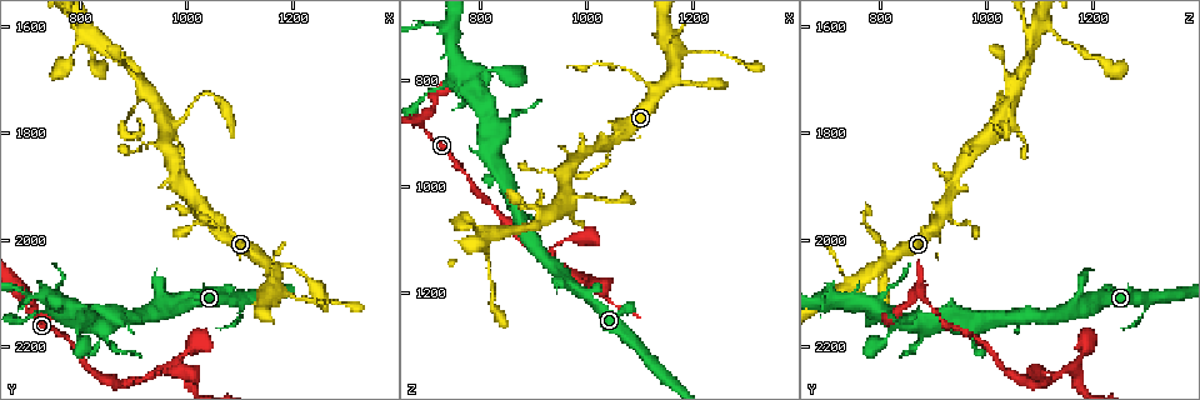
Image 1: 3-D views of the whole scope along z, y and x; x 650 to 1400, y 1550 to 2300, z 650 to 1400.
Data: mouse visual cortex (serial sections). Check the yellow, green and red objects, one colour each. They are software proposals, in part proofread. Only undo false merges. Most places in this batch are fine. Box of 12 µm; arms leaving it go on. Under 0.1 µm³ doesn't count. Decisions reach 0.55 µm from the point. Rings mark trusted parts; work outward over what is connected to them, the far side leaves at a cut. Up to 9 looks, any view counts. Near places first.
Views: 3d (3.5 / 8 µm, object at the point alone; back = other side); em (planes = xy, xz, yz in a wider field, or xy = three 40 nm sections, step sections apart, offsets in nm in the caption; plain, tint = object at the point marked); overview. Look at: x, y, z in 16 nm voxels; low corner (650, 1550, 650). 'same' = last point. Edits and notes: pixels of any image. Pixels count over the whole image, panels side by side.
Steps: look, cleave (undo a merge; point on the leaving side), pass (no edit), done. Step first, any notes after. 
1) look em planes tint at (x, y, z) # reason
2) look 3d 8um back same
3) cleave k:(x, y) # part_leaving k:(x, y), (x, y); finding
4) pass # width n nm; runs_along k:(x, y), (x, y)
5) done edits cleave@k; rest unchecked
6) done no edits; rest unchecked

look 3d 3.5um at (825, 2150, 910) # sudden change in width

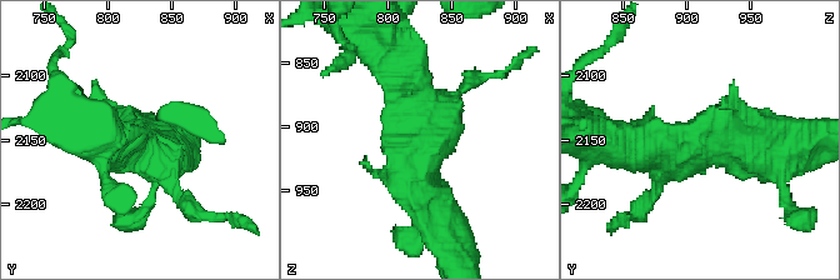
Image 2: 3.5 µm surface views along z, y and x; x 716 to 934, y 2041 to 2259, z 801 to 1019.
look em xy step 3 tint at (826, 2150, 908)

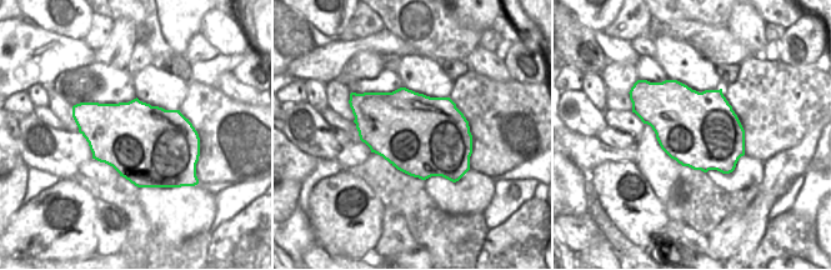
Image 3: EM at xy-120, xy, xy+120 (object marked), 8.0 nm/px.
pass # runs_along 2:(435, 211), (389, 61); one cell here

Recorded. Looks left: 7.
look 3d 3.5um at (785, 2125, 790) # sudden change in width

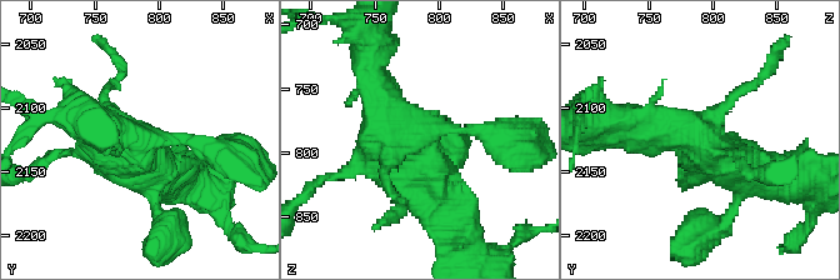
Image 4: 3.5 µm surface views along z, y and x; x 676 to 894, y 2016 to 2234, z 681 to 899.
look em planes tint at (782, 2126, 786)

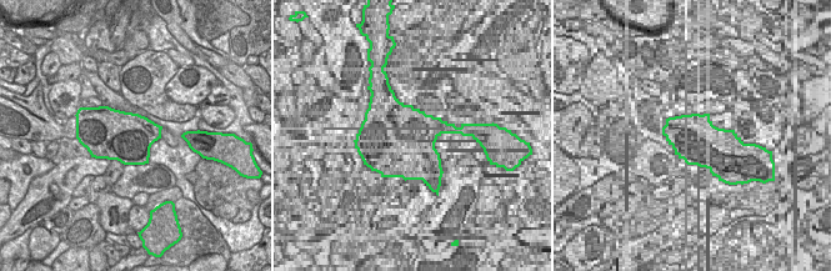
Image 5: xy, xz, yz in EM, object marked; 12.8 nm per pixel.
look em xy step 3 tint same

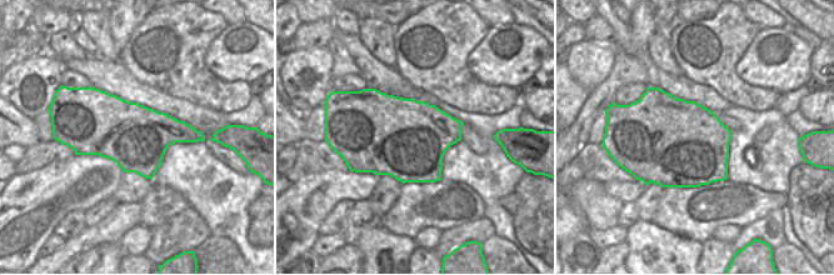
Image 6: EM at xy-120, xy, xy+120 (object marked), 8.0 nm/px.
pass # all the same cell

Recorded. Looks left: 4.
look 3d 3.5um at (930, 2260, 1130) # two arms in line, one across

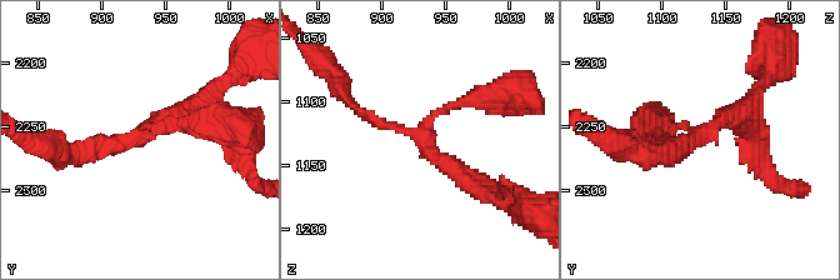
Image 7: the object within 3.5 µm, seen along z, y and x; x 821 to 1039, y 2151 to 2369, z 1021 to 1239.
look em xy step 3 tint at (926, 2258, 1130) # arms 3; arm_widths 150, 150, 250 nm; need the tissue

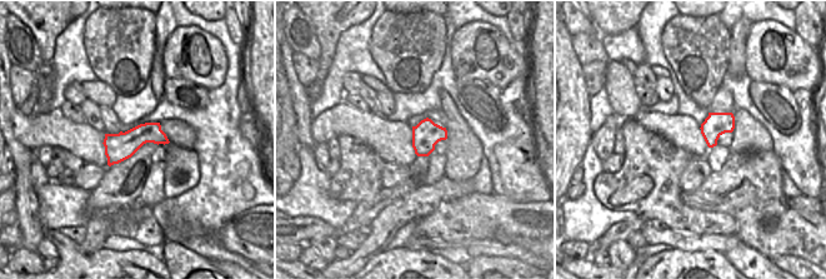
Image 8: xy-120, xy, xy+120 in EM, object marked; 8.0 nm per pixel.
pass # width 220 nm; runs_along 7:(351, 103), (374, 121), (409, 131), (478, 189); all the same cell

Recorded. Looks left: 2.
look 3d 3.5um at (815, 1600, 1090) # four-way junction

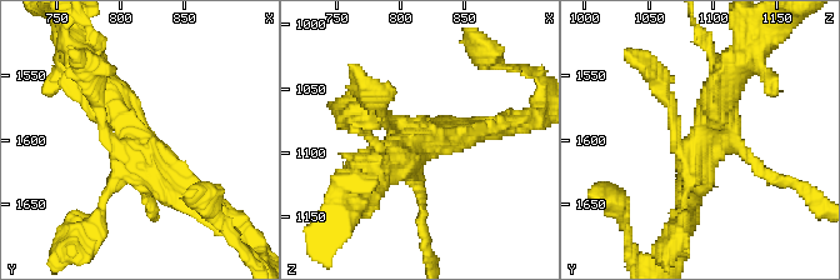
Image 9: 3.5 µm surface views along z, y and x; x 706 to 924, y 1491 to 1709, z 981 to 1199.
look em xy step 1 tint at (816, 1604, 1096) # need the tissue

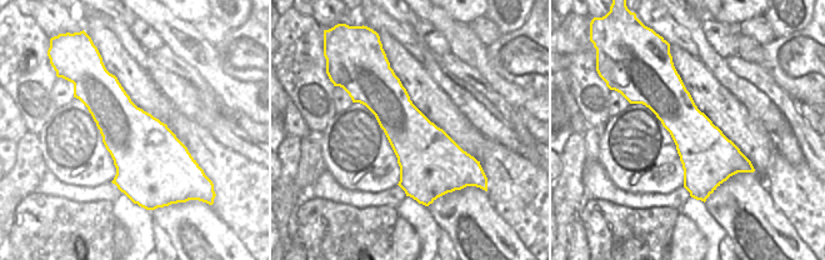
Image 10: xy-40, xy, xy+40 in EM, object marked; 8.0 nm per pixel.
pass # runs_along 9:(195, 196), (153, 170), (88, 81); one cell here

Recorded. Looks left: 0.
done no edits; rest unchecked

